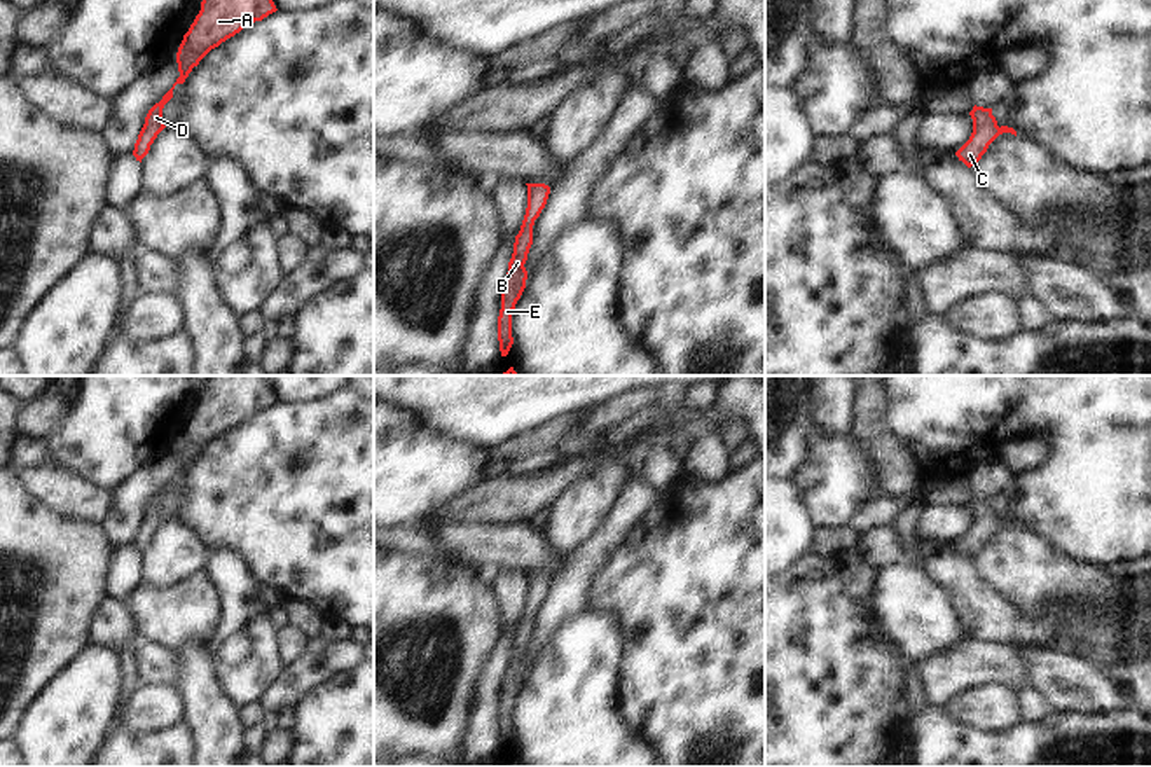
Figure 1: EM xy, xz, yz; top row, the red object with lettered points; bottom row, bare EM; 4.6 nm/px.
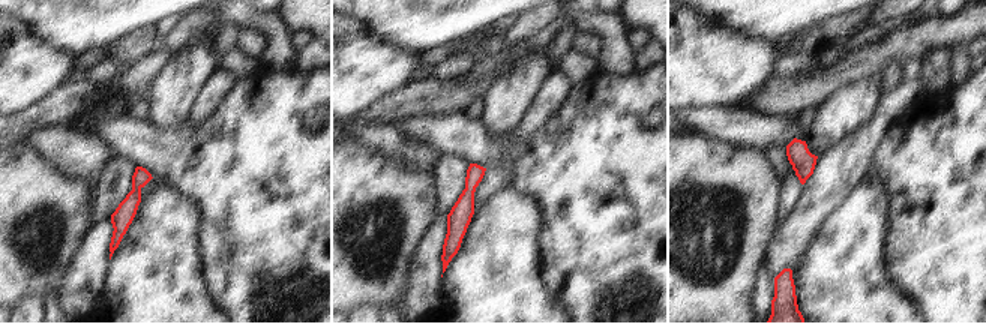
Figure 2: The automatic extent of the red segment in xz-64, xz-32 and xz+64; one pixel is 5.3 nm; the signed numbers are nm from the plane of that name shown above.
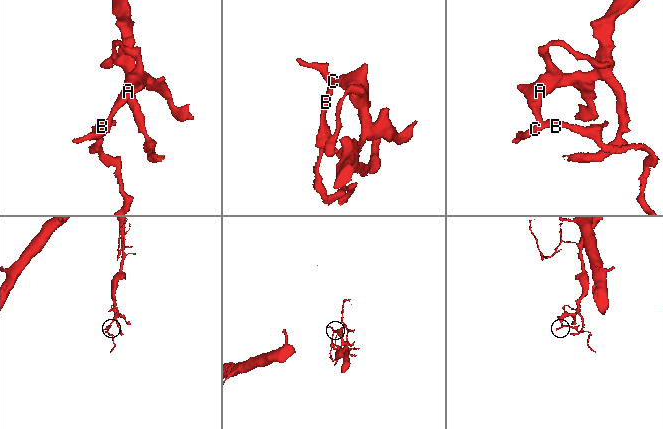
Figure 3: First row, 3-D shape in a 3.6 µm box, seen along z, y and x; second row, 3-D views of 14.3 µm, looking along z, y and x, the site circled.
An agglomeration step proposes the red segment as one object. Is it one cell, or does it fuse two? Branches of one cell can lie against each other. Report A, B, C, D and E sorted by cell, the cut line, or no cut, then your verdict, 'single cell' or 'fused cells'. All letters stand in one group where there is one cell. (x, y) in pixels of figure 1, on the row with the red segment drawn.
A B C D E; no cut; single cell

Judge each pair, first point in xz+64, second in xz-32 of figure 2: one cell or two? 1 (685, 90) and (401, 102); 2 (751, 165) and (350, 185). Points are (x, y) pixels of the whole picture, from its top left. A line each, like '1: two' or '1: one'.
1: two
2: one

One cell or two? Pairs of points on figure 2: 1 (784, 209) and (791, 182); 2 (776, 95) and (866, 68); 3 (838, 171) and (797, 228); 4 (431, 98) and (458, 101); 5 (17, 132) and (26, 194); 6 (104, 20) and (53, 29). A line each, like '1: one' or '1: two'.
1: one
2: one
3: one
4: one
5: two
6: one

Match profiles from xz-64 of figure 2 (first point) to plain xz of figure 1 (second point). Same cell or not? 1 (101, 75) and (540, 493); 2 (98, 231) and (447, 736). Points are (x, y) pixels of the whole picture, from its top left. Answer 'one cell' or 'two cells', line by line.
1: two cells
2: two cells

